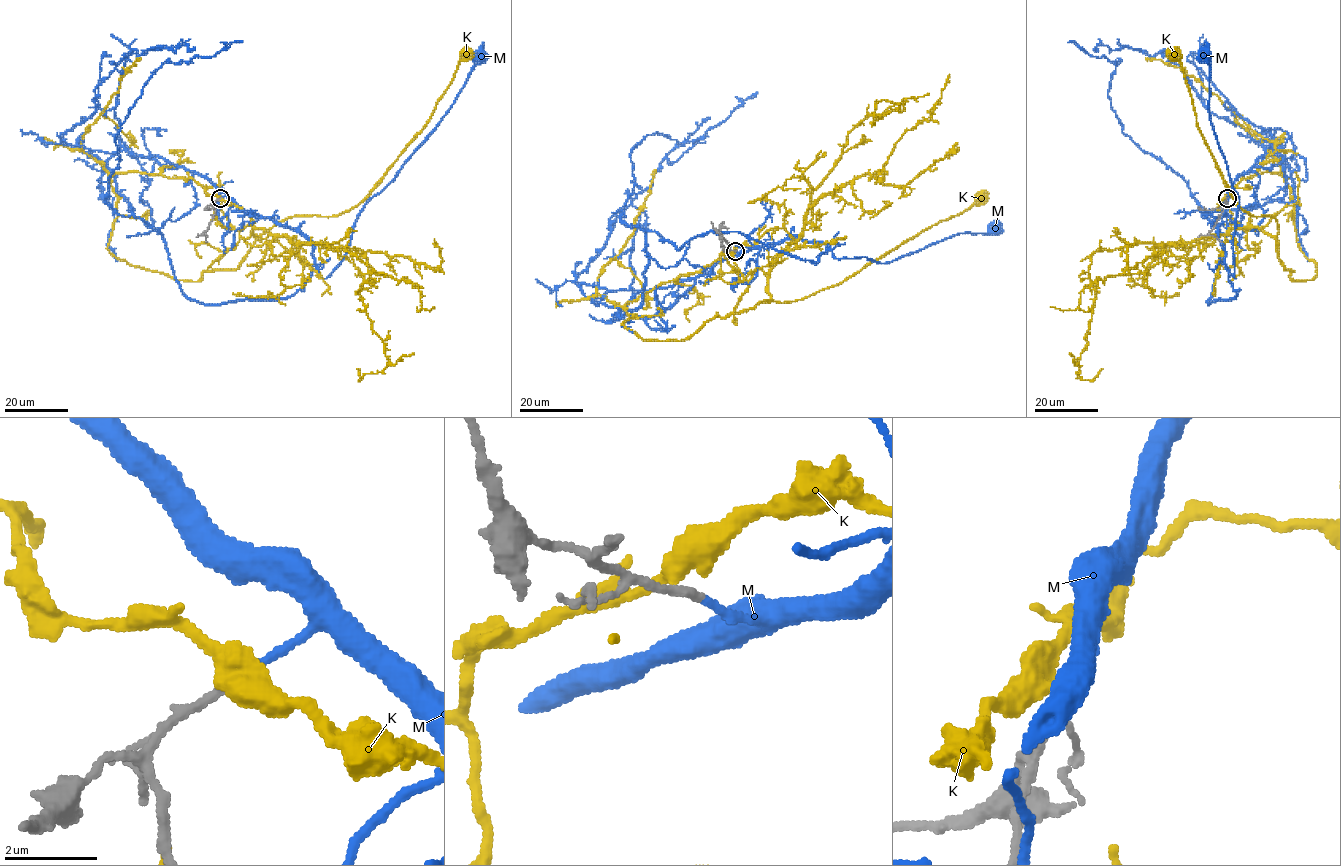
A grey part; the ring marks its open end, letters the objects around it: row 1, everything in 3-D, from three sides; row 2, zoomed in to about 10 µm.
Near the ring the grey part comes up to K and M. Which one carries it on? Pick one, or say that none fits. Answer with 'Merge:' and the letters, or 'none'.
Merge: M

